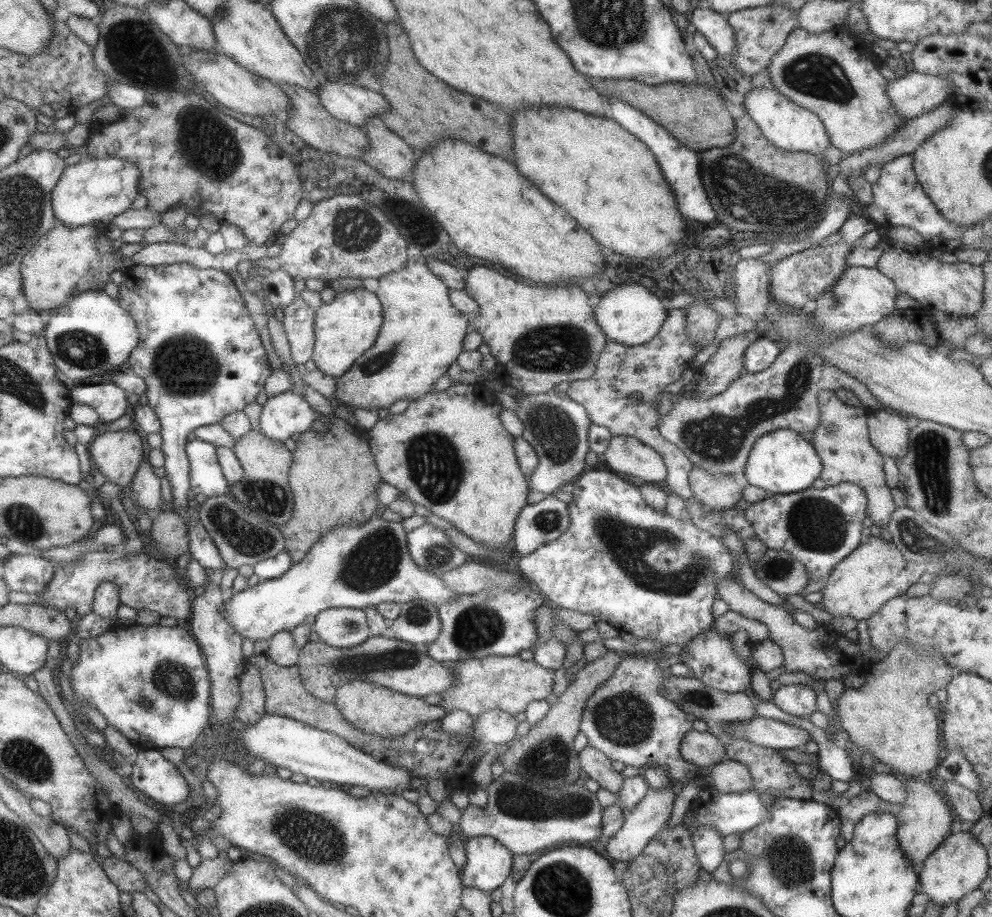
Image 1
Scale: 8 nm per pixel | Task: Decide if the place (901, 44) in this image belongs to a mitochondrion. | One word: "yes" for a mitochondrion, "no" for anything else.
no

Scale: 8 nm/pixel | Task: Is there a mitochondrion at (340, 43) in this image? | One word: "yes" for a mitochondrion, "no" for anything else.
yes

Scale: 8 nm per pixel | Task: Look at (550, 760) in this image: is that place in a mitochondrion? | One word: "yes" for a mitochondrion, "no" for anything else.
yes

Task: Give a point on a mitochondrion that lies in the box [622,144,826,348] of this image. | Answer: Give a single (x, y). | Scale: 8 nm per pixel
(725, 177)

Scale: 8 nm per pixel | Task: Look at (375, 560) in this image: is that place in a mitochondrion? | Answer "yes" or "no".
yes

